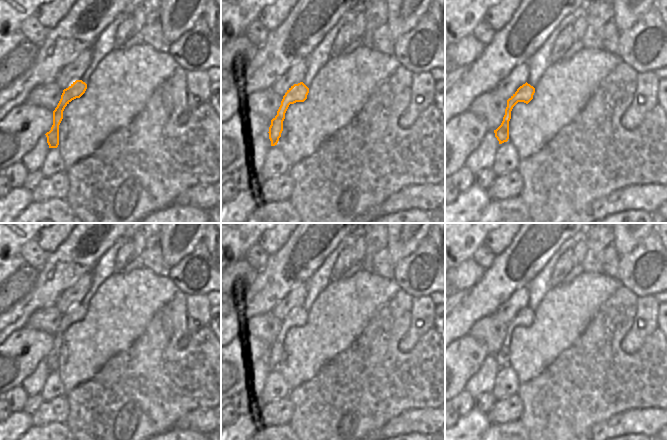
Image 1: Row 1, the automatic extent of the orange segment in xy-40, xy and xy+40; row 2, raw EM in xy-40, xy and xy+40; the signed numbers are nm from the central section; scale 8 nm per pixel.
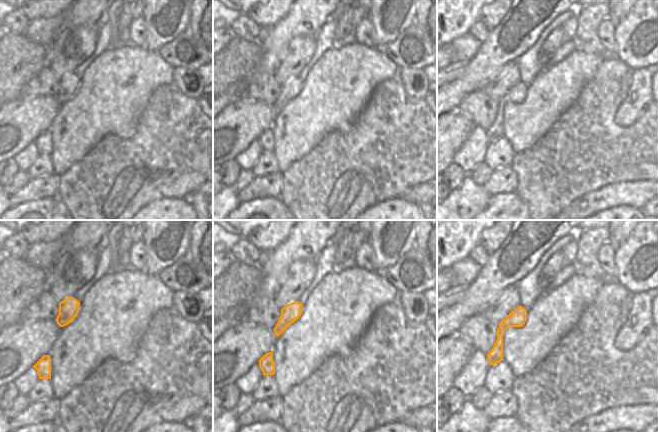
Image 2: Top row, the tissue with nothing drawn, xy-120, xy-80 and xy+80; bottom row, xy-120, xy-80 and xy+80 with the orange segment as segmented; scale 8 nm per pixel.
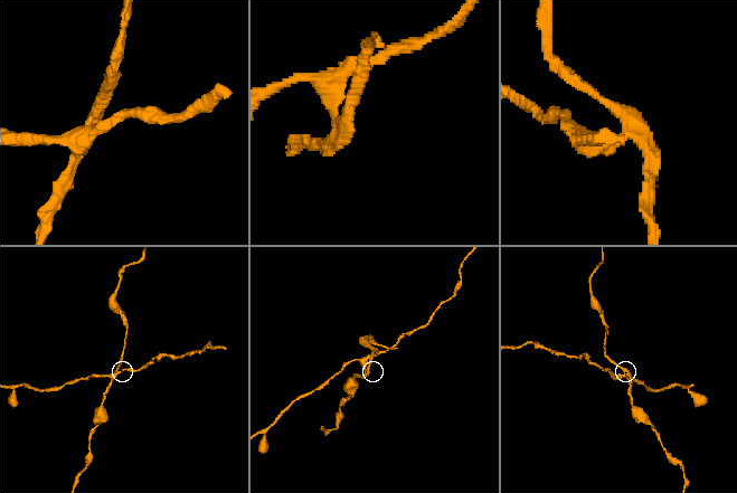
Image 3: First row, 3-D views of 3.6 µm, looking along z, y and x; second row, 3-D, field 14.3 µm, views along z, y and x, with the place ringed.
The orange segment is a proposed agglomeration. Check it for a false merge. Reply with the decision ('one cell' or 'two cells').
two cells

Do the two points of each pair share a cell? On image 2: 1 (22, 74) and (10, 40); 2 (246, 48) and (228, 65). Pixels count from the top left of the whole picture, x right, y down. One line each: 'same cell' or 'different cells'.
1: same cell
2: same cell

